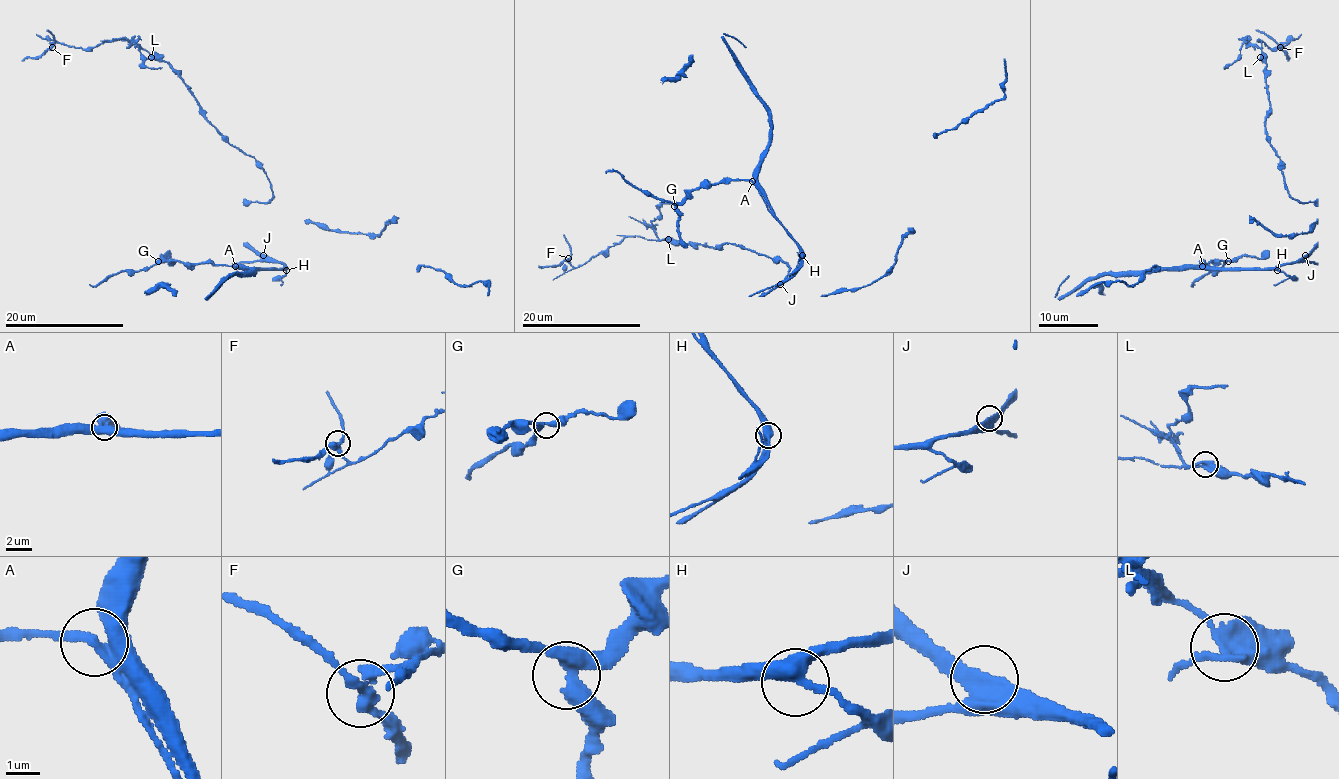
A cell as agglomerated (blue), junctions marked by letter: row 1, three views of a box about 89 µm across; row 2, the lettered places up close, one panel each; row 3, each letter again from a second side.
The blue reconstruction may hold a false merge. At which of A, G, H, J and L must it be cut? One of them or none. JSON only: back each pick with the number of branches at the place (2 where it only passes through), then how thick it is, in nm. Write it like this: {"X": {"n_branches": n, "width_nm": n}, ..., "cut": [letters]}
{"L": {"n_branches": 3, "width_nm": 380}, "cut": ["L"]}

